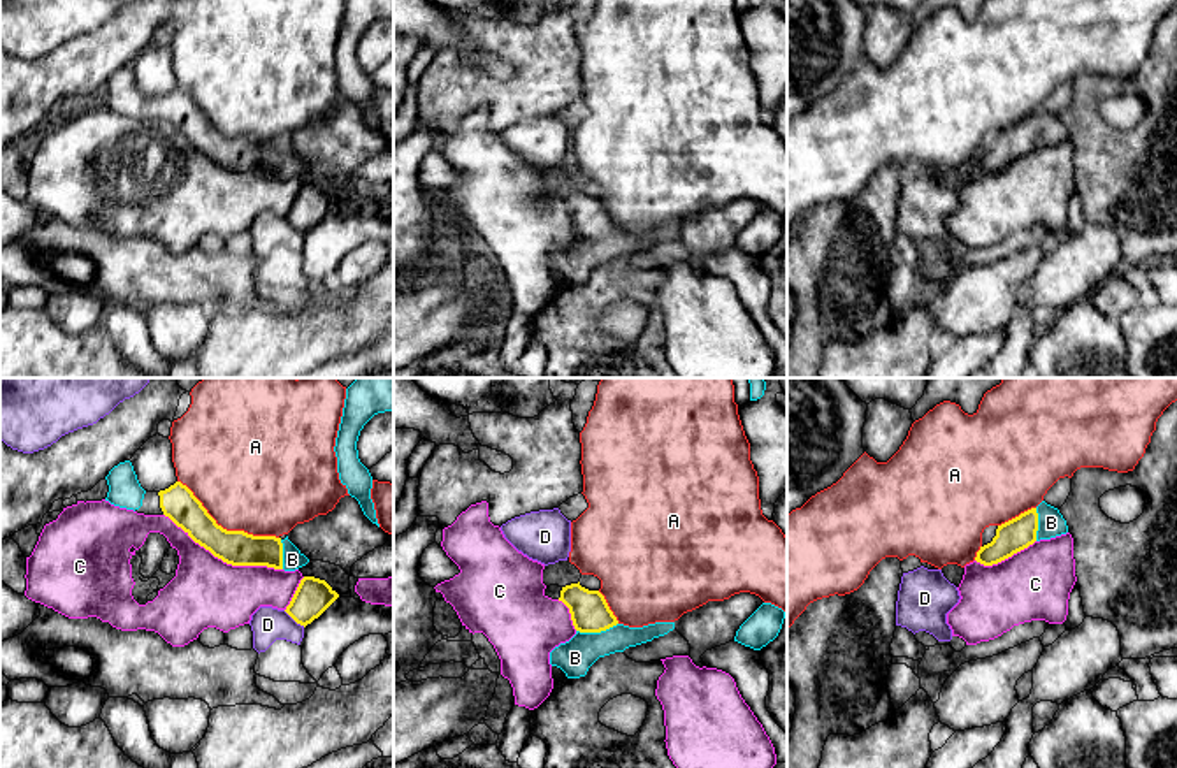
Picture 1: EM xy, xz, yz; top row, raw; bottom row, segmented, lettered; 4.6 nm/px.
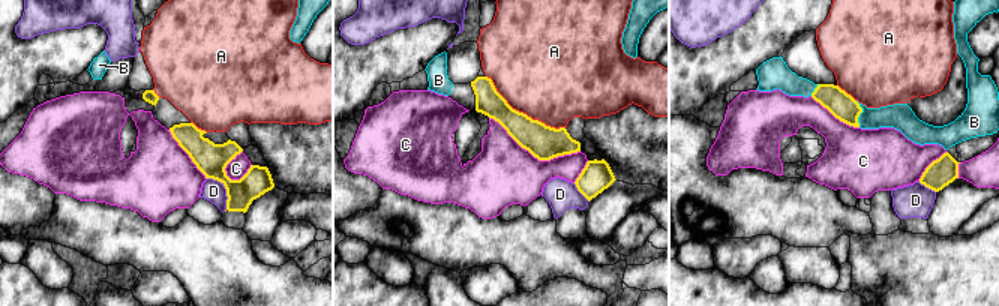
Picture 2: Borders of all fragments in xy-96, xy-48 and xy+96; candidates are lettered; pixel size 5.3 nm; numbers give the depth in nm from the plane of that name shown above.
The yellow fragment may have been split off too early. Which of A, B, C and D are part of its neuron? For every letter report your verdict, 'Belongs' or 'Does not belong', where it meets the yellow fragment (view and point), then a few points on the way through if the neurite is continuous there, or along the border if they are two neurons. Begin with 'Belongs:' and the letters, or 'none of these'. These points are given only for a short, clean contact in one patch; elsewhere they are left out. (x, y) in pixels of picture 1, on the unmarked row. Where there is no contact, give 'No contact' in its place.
Belongs: B
A: Does not belong. Touches yellow at xy (225, 136)
B: Belongs. Touches yellow at xz (596, 238)
C: Does not belong. Touches yellow at xy (223, 167)
D: Does not belong. Touches yellow at xy (294, 225)

